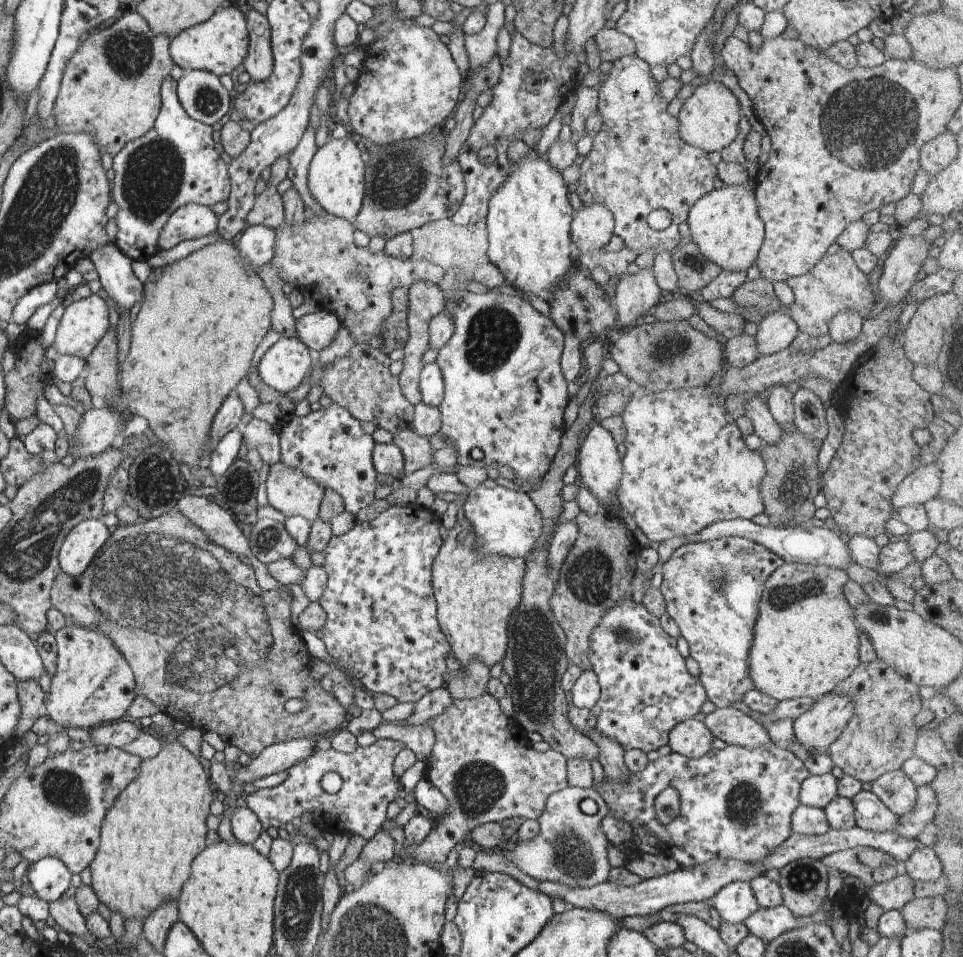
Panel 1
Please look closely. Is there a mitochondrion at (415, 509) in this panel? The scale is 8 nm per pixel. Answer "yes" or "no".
no

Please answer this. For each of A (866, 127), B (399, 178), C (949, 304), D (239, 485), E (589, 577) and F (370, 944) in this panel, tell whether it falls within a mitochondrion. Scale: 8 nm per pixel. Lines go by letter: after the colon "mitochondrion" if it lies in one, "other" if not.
A: mitochondrion
B: mitochondrion
C: other
D: mitochondrion
E: mitochondrion
F: mitochondrion

